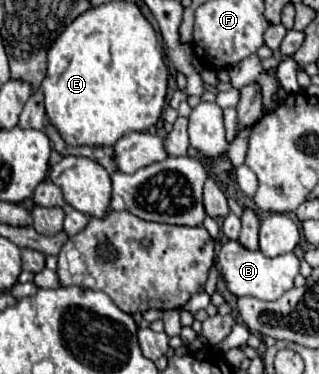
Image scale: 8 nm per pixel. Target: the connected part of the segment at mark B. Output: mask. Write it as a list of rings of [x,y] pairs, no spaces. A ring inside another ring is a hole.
[[[228,239],[224,245],[220,245],[216,259],[218,259],[220,275],[226,283],[226,289],[232,295],[236,295],[236,297],[250,295],[250,297],[264,299],[264,301],[276,301],[282,293],[292,289],[294,277],[298,275],[298,267],[300,267],[300,261],[294,253],[284,253],[284,255],[270,259],[270,257],[262,255],[260,249],[250,251],[240,241],[232,241],[232,239]]]

